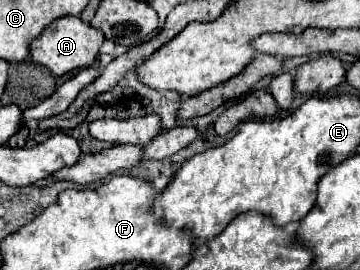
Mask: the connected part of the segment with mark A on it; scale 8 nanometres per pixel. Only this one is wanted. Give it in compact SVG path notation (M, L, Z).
M61 17L53 21L49 27L45 27L45 31L35 41L31 41L29 55L33 61L47 67L51 73L65 75L73 69L83 69L91 65L97 59L103 41L105 37L101 37L101 31L93 29L89 23L83 23L79 17Z

